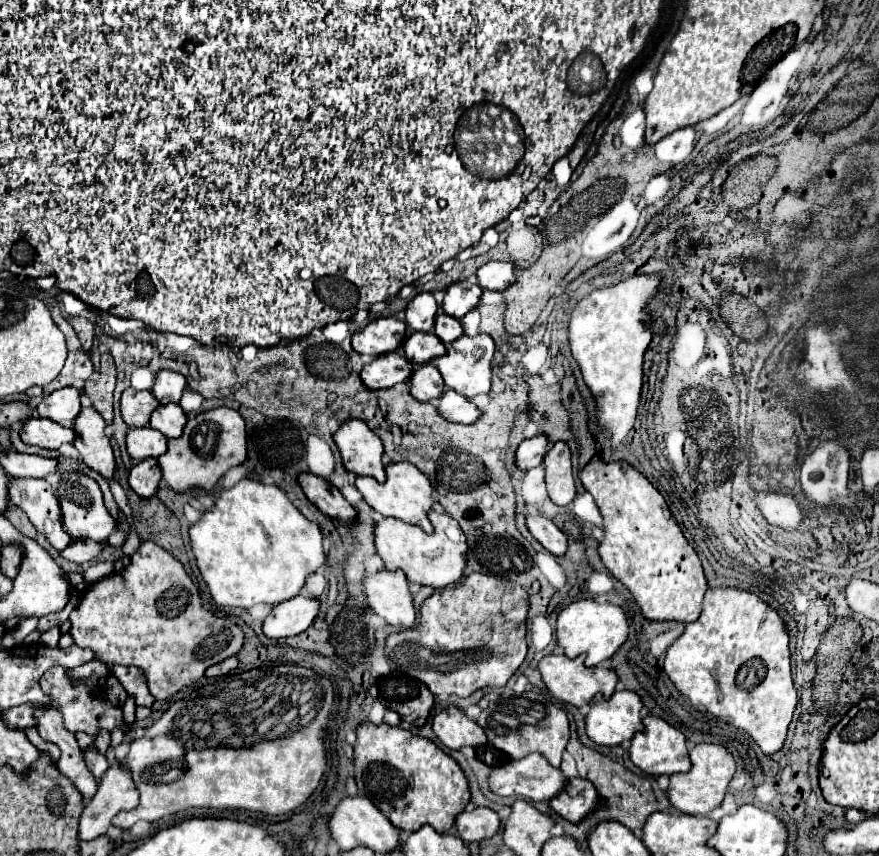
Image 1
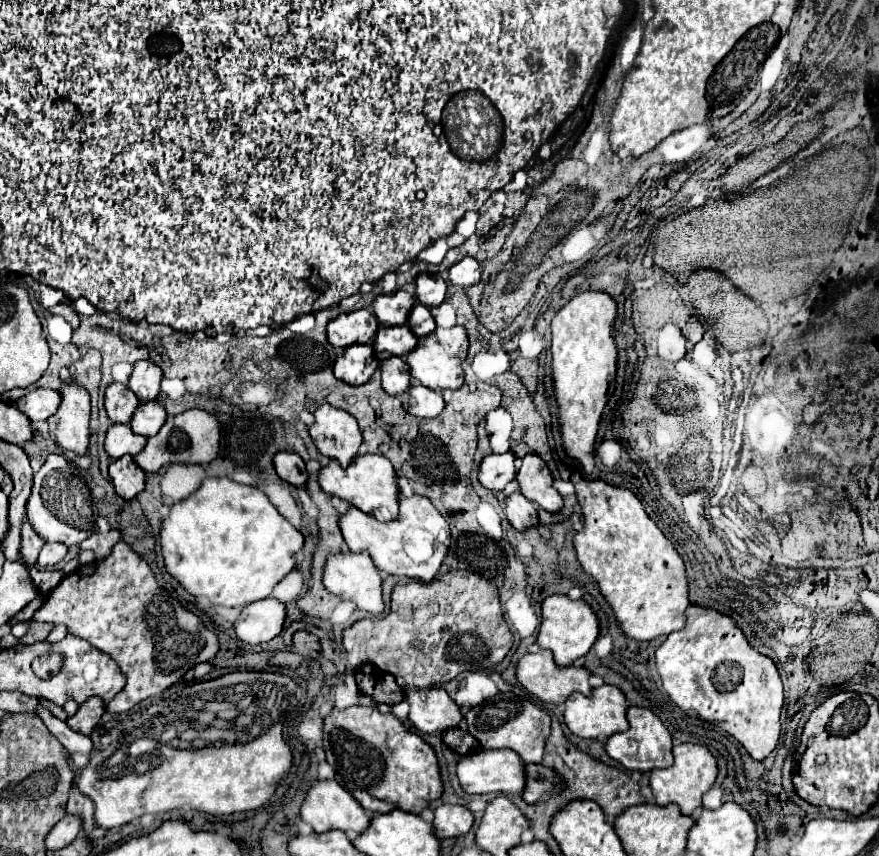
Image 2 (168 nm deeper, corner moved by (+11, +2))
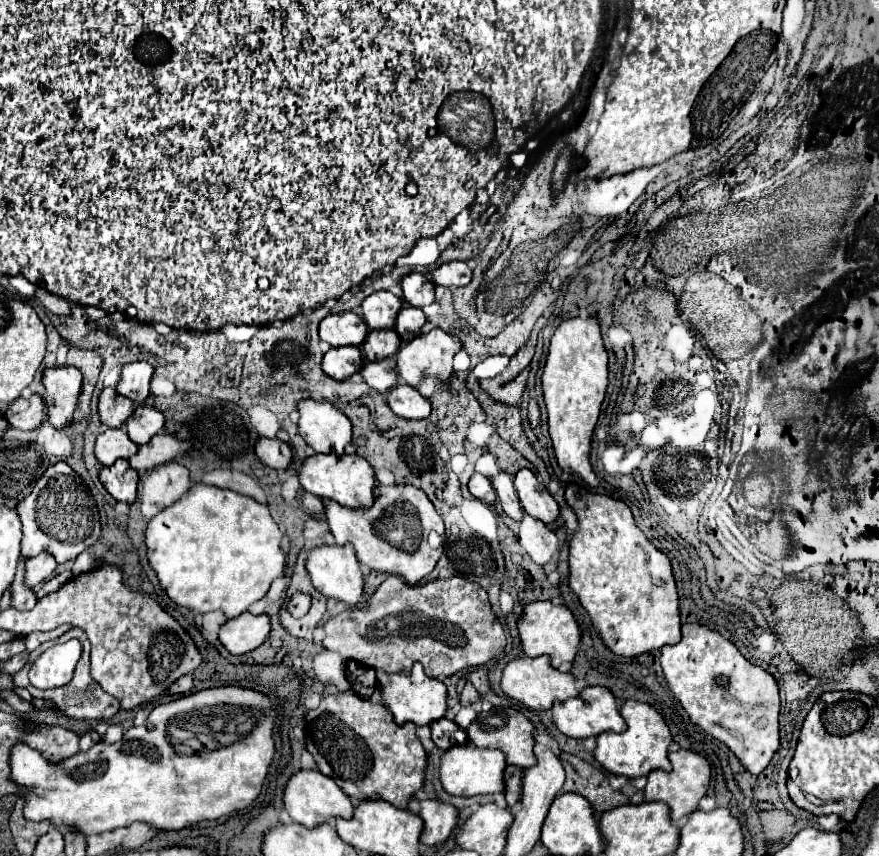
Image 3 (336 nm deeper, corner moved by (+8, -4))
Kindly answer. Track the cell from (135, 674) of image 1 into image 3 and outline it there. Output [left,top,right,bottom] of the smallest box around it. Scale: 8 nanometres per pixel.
[12,627,120,719]

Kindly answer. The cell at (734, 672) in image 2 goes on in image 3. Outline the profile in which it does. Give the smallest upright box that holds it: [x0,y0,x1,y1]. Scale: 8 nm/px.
[660,625,780,775]

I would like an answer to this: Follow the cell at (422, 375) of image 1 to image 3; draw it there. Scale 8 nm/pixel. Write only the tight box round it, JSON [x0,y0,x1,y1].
[360,357,396,393]

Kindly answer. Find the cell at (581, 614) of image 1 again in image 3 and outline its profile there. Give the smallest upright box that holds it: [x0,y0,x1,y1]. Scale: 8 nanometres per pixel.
[518,601,580,669]

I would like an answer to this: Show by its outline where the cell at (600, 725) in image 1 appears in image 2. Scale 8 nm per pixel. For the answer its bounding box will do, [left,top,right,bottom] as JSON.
[565,685,627,739]

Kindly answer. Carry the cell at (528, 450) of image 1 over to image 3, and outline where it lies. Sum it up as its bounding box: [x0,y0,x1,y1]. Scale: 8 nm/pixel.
[468,473,496,505]

